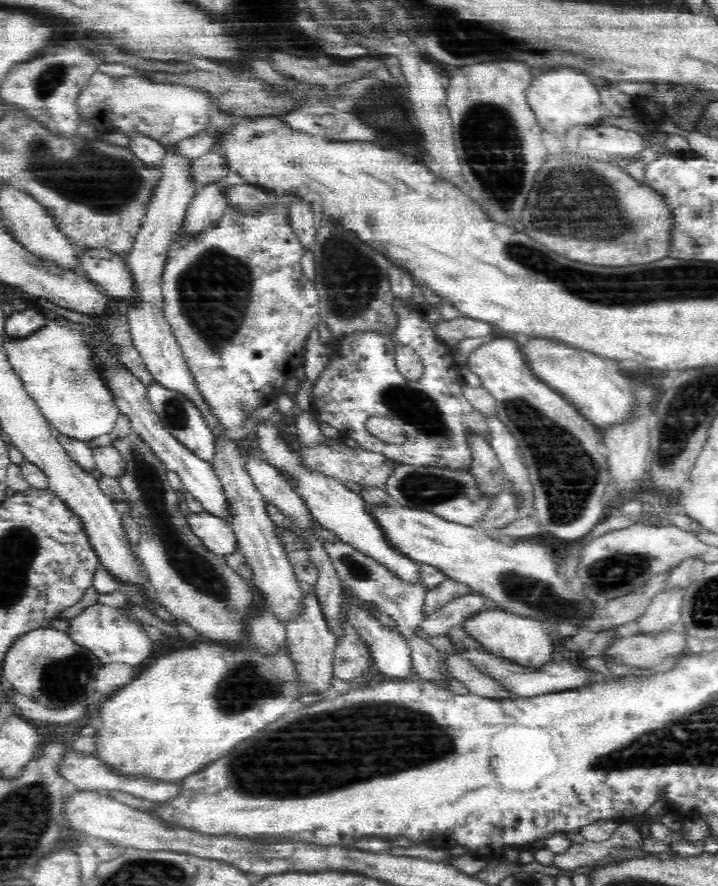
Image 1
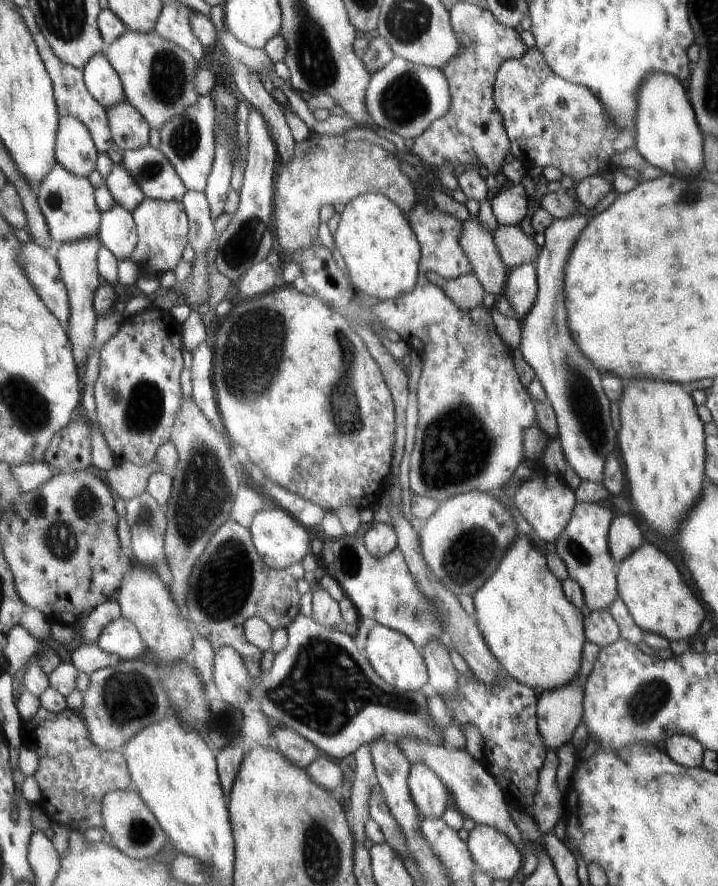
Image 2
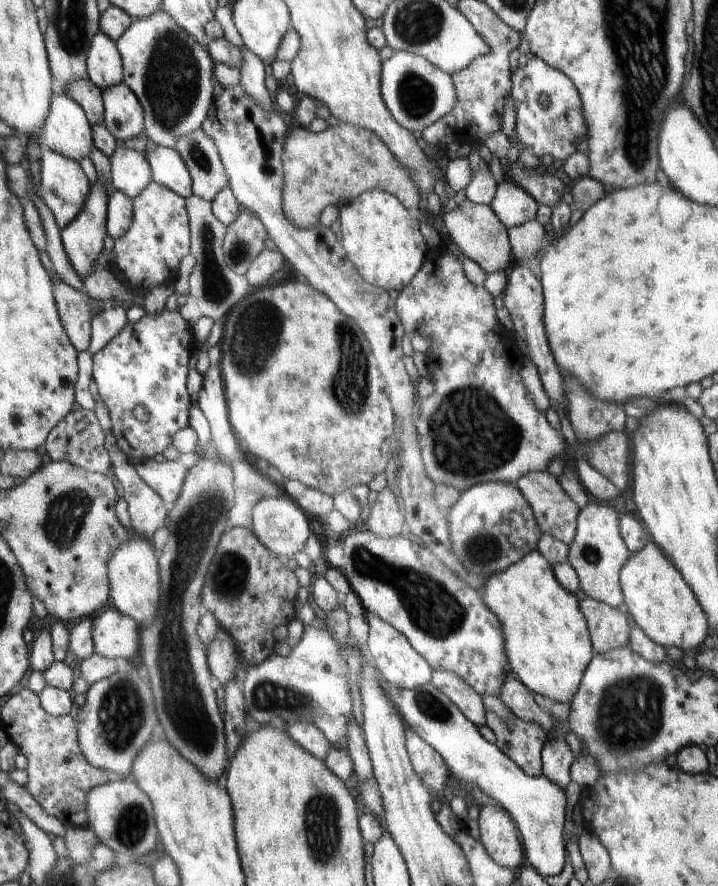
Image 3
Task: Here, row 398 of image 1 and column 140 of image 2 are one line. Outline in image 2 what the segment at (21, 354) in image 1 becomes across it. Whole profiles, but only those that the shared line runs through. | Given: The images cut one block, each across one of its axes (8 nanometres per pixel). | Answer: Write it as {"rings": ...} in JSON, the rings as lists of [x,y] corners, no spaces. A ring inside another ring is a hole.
{"rings":[[[129,30],[113,45],[107,46],[106,56],[122,77],[128,101],[138,107],[138,110],[141,110],[151,128],[155,128],[160,132],[162,127],[165,127],[175,116],[184,114],[201,97],[196,88],[196,73],[203,63],[199,63],[184,47],[165,39],[157,32],[146,34]]]}

